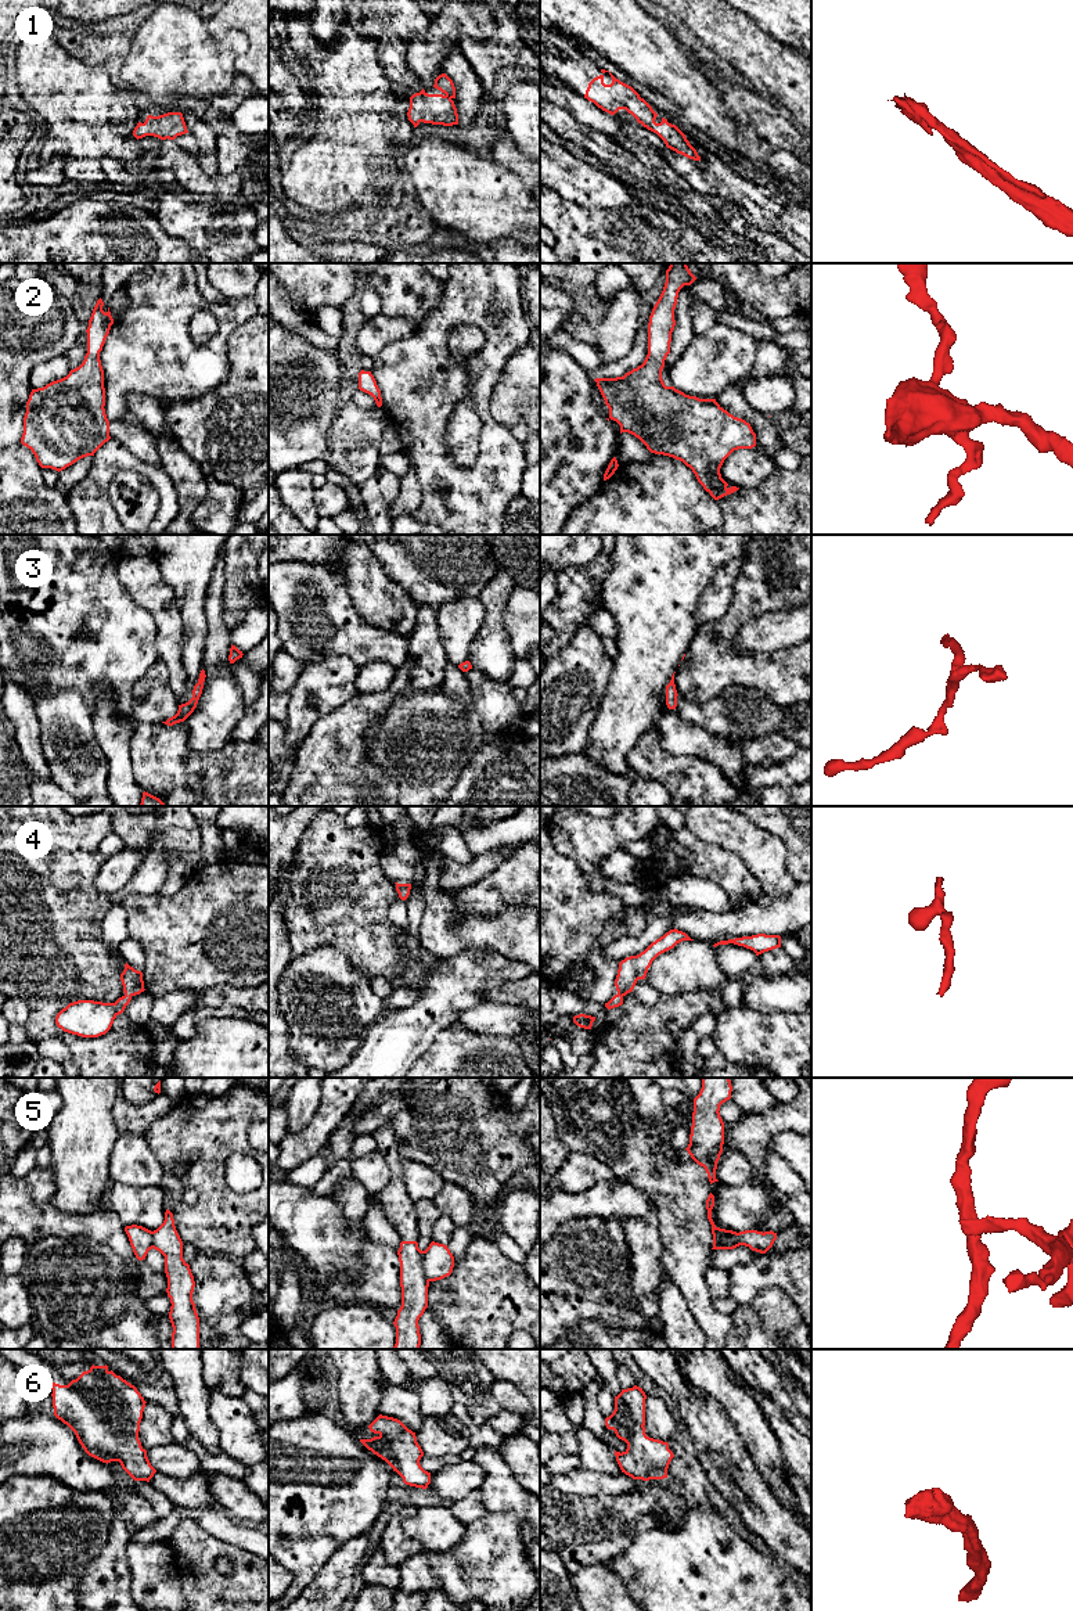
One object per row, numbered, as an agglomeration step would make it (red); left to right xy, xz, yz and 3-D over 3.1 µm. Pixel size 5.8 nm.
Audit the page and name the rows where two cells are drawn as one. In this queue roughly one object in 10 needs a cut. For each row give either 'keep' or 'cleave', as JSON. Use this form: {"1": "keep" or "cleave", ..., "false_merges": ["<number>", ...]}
{"1": "keep", "2": "keep", "3": "keep", "4": "keep", "5": "cleave", "6": "keep", "false_merges": ["5"]}

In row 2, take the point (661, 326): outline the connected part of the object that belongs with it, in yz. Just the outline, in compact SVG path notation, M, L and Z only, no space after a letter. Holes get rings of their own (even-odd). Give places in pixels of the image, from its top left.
M670 263L666 270L663 291L655 303L648 323L648 355L641 366L616 378L595 378L597 386L609 409L609 417L620 425L620 434L629 432L638 438L651 453L663 454L683 461L692 470L698 482L714 500L737 492L721 478L724 460L738 449L756 446L756 434L749 422L734 417L716 399L699 399L685 395L662 380L665 360L670 353L671 332L676 326L674 309L678 292L691 285L696 277L687 263Z

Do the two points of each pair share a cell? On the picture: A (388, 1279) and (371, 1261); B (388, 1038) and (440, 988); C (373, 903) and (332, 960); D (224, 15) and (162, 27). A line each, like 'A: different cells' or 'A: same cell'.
A: same cell
B: same cell
C: different cells
D: different cells

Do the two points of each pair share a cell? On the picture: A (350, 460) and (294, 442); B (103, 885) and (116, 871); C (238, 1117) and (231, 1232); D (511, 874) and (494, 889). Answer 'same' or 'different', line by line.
A: different
B: same
C: same
D: same

